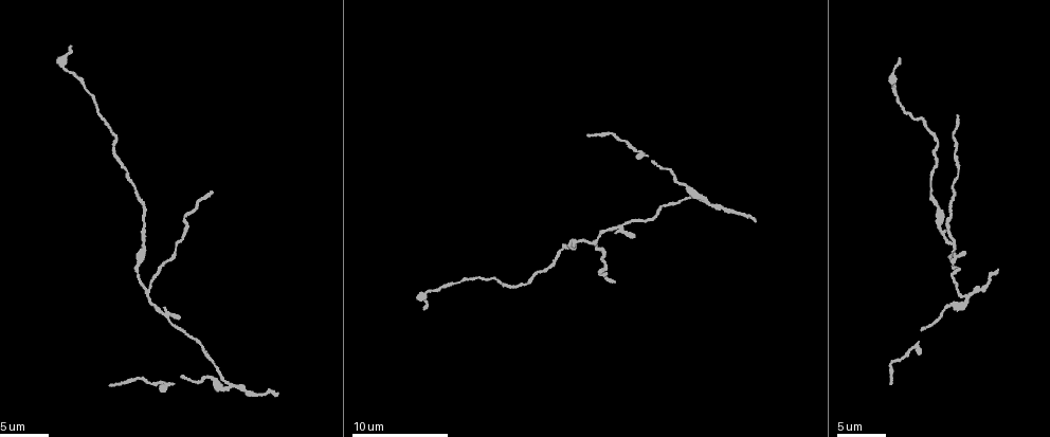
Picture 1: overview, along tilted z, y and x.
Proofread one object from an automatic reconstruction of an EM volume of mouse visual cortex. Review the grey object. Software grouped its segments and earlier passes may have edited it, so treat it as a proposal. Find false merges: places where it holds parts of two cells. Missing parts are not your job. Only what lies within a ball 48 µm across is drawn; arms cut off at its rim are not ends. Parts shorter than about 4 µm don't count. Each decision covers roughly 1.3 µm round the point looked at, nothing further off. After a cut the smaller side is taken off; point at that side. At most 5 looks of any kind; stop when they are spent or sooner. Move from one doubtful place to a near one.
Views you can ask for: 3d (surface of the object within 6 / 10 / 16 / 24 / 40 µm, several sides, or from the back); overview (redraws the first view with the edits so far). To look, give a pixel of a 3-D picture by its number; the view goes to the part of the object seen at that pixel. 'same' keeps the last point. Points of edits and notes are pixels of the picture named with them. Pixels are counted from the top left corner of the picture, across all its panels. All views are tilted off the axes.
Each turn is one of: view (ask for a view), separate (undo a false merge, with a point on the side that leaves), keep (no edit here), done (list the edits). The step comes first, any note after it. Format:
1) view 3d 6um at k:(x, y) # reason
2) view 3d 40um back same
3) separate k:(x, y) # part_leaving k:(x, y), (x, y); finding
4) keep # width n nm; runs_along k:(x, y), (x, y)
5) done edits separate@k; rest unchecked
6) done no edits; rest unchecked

view 3d 6um at 1:(955, 246) # three-way junction

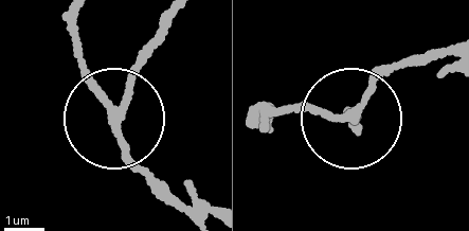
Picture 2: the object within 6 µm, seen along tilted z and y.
separate 2:(140, 60) # part_leaving 2:(121, 113), (125, 85), (160, 21); a second cell is stuck on

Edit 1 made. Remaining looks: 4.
view overview

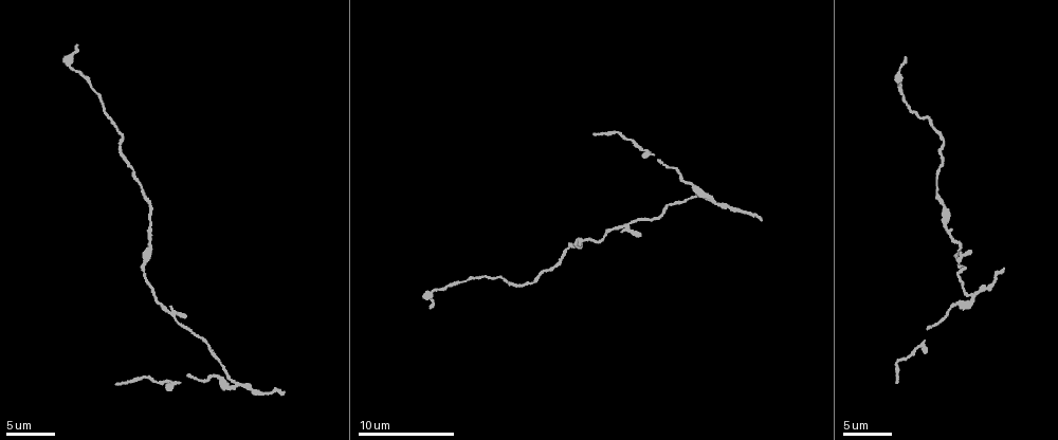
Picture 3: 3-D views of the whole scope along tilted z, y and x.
view 3d 16um at 3:(233, 386) # two arms in line, one across

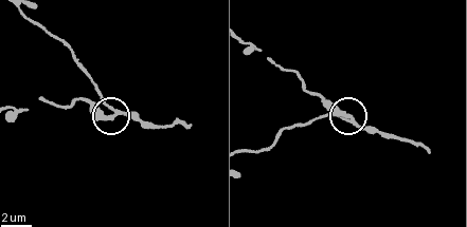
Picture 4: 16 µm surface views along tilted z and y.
keep # arms 3; runs_along 4:(249, 152), (286, 126), (326, 115), (377, 129); all the same cell

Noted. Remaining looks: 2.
view 3d 10um at 3:(924, 340) # a narrow waist

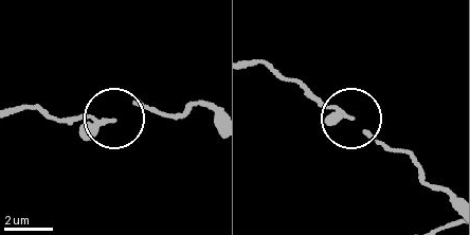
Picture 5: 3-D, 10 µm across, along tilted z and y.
keep # arms 3; runs_along 5:(215, 116), (202, 103), (67, 118); continuous, no second cell

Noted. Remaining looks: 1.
done edits separate@2; rest unchecked

